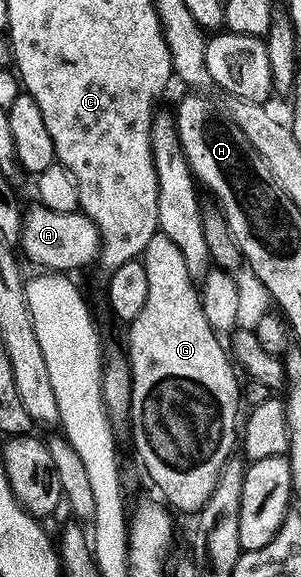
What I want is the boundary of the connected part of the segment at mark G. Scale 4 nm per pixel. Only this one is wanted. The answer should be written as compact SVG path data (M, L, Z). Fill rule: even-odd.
M159 231L152 235L152 239L148 239L148 247L144 247L140 260L144 272L148 274L148 295L144 299L144 307L141 309L140 315L136 315L136 319L129 322L128 325L128 329L130 329L128 360L130 362L130 374L132 375L132 403L130 404L130 428L128 433L130 437L134 436L134 449L138 452L138 457L142 460L147 475L154 480L155 487L166 496L164 498L165 504L170 507L175 505L180 512L194 515L202 508L202 504L206 502L208 495L212 495L220 471L225 467L226 462L231 460L233 453L230 452L233 449L235 452L236 432L240 427L240 417L237 417L238 401L240 405L240 381L238 385L237 379L234 378L234 373L236 374L235 366L232 364L223 342L222 345L218 342L220 340L219 334L214 331L205 318L201 307L199 288L196 286L195 278L188 275L188 263L184 263L184 255L180 252L180 247L176 247L176 243L172 243L172 239L168 239L168 235Z

